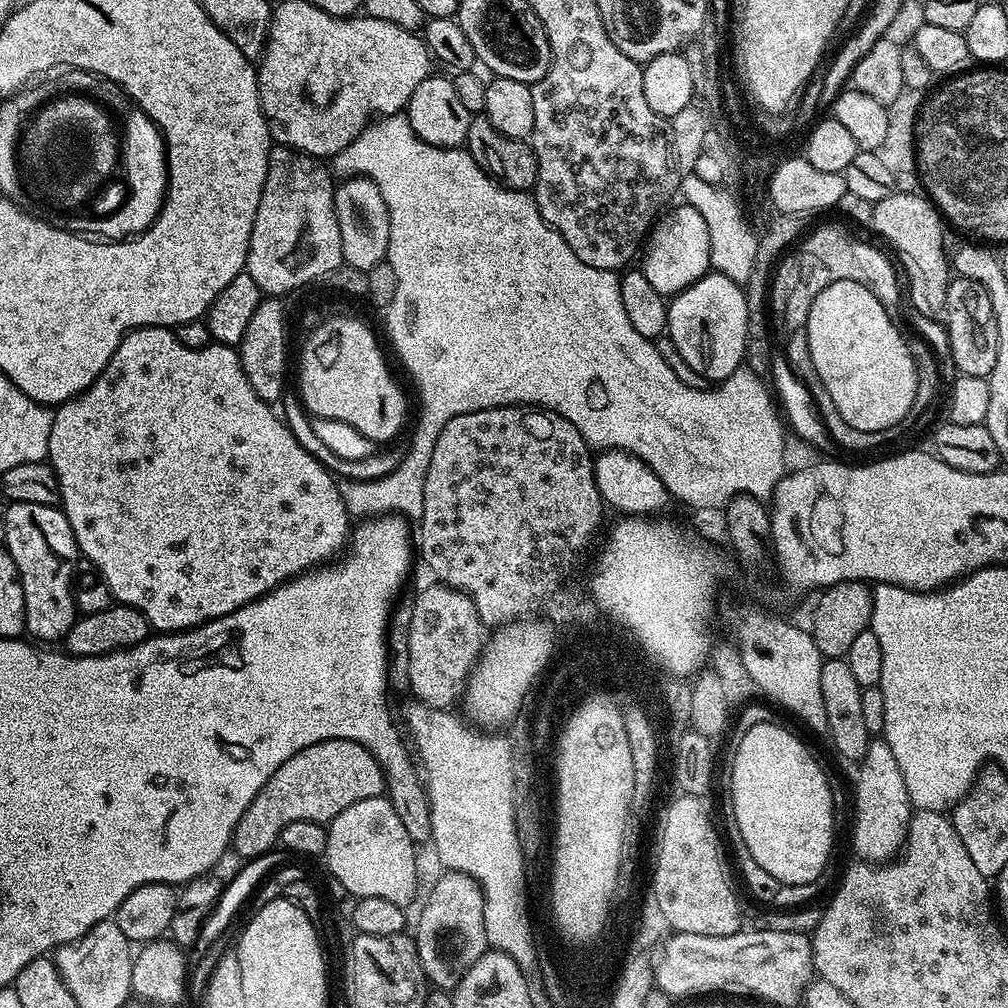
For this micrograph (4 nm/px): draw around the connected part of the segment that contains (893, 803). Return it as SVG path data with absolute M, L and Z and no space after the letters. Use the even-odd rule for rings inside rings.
M882 738L869 739L868 749L866 754L858 762L860 768L856 772L856 825L852 828L852 844L856 847L856 852L861 861L864 862L888 862L893 859L905 847L908 838L908 824L912 820L912 813L914 811L912 807L912 799L908 796L906 790L906 782L902 780L902 770L898 770L898 760L894 758L894 750L890 750L890 746Z

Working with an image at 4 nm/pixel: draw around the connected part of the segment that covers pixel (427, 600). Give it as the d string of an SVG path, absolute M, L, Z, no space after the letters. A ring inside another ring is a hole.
M432 582L429 588L415 593L414 616L410 621L410 686L411 695L430 707L451 709L452 703L461 699L468 683L468 675L476 667L477 659L486 642L486 626L480 621L474 602L465 592L449 584Z

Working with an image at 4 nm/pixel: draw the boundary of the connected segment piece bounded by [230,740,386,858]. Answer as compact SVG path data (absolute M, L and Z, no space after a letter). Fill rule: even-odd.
M323 740L314 746L306 746L298 750L294 758L286 758L286 762L282 762L282 766L278 766L278 770L270 774L266 786L258 790L254 802L246 806L246 814L242 814L232 835L231 851L233 853L236 851L238 855L244 856L243 858L261 856L277 847L282 830L286 830L290 822L314 822L327 825L335 816L342 814L346 806L354 806L354 802L362 802L366 798L384 796L385 792L386 781L383 768L374 758L374 754L370 754L370 750L366 750L358 742Z

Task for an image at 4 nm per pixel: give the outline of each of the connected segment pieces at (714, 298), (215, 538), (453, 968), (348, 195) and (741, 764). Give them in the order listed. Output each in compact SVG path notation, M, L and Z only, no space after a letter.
M712 270L669 301L667 335L677 347L678 354L681 354L686 362L697 366L697 369L702 371L704 376L711 381L727 379L745 361L750 335L748 306L745 296L745 289L741 285L734 283L728 275Z
M137 326L127 333L120 340L120 345L116 348L115 354L110 358L108 365L102 370L102 374L92 381L87 391L81 392L78 396L73 396L71 400L59 405L55 409L52 418L52 429L50 430L50 446L48 447L47 463L51 464L52 469L56 472L58 478L58 486L60 487L60 504L62 511L66 514L66 518L70 522L70 530L74 530L74 538L76 545L80 547L80 555L86 561L89 560L91 567L95 569L101 580L112 592L112 599L117 604L125 604L134 610L138 610L145 618L148 619L149 625L157 633L167 634L170 632L184 632L188 628L196 628L199 624L205 624L207 620L214 618L222 618L226 614L230 614L234 610L238 610L242 606L246 606L251 600L258 600L261 596L265 596L267 592L277 588L280 584L285 584L294 576L309 571L313 566L319 565L327 556L332 556L340 547L345 547L346 541L350 536L350 524L348 528L348 520L350 521L350 513L348 507L342 502L342 494L337 477L333 476L328 469L323 468L321 464L298 442L298 438L294 438L294 434L288 429L288 425L278 415L271 403L262 398L258 398L258 394L254 394L254 386L250 386L250 378L246 378L246 374L242 368L239 351L235 347L227 344L210 343L202 349L188 349L176 337L175 331L168 326Z
M448 870L443 874L445 876L438 877L428 892L428 901L425 902L424 909L420 912L420 921L416 924L414 939L420 965L424 975L428 977L429 985L436 987L437 984L440 988L452 990L455 989L460 977L466 974L466 970L470 970L470 966L474 966L474 962L478 962L478 958L482 958L482 954L489 951L490 945L486 938L484 895L480 885L476 883L474 878L467 876L465 872Z
M364 177L343 179L334 190L335 212L342 239L344 263L368 271L387 259L389 246L389 211L372 180Z
M779 722L759 724L750 726L750 730L746 730L742 742L738 745L738 752L730 756L730 762L732 762L732 816L736 819L734 832L742 838L742 842L746 842L746 850L754 854L754 862L758 862L762 870L774 874L774 878L778 878L781 884L817 883L820 880L819 876L824 872L824 867L828 864L828 859L832 856L832 788L828 785L827 774L812 757L811 750L790 729L783 728Z

